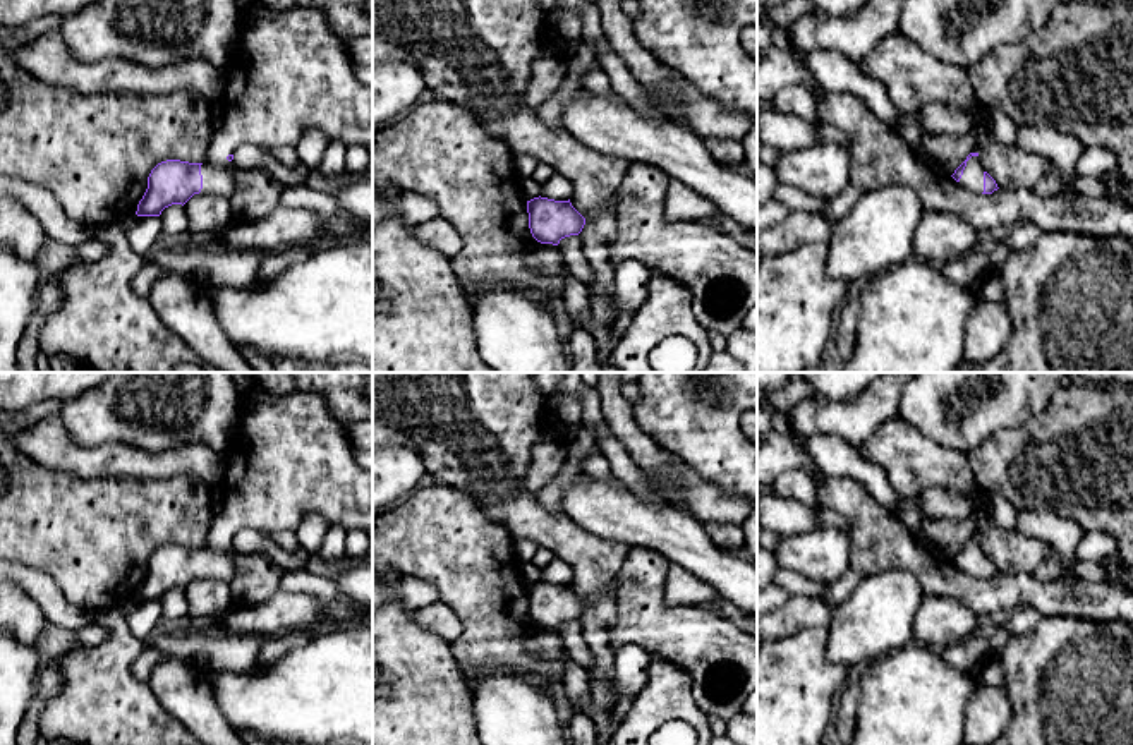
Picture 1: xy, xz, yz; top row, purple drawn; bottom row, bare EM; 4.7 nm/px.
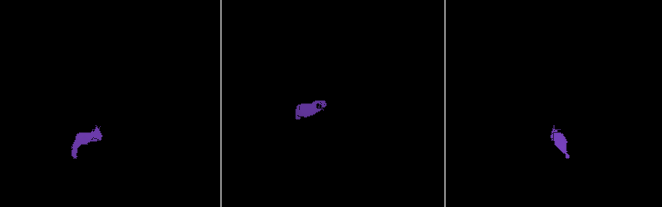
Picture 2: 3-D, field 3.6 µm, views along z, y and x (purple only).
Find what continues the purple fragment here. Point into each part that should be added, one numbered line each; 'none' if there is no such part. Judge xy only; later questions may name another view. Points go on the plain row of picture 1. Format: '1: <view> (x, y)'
1: xy (290, 457)

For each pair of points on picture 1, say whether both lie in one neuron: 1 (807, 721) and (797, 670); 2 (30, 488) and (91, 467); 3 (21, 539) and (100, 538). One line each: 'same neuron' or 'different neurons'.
1: same neuron
2: different neurons
3: same neuron

